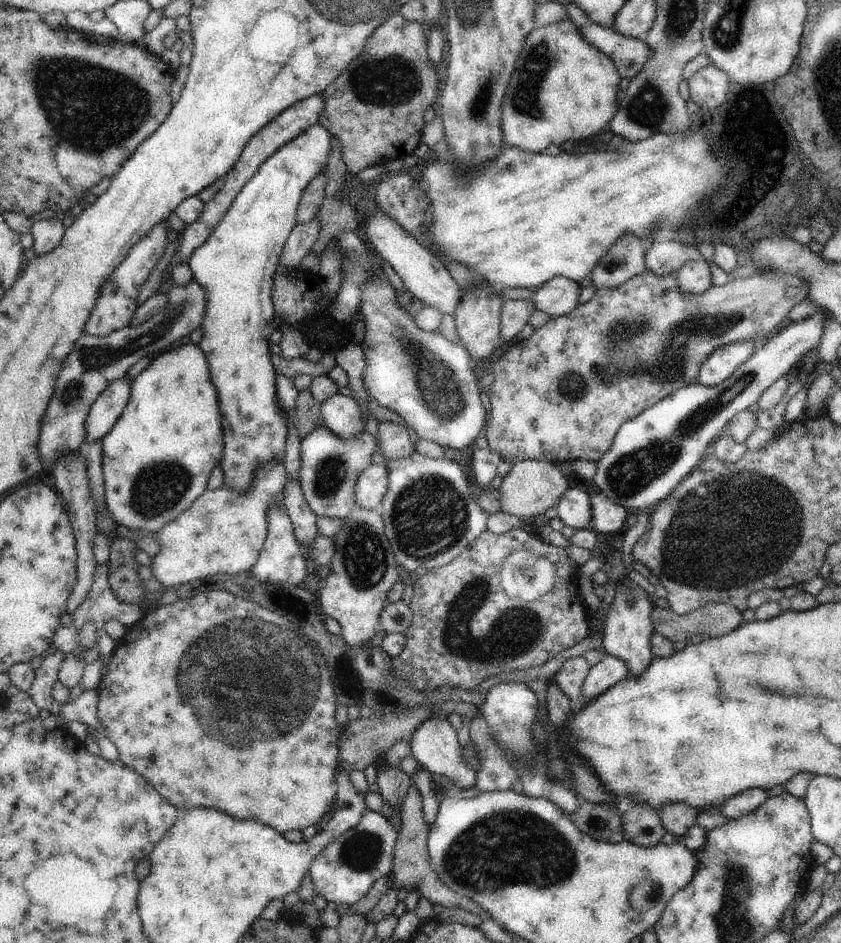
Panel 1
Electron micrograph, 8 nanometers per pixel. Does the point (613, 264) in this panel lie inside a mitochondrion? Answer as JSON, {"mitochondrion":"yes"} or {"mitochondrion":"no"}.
{"mitochondrion":"yes"}

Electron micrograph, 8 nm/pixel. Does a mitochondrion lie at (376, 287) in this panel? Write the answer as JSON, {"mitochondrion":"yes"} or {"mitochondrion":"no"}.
{"mitochondrion":"yes"}

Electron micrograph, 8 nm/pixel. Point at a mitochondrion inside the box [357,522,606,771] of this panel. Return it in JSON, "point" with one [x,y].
{"point":[505,634]}

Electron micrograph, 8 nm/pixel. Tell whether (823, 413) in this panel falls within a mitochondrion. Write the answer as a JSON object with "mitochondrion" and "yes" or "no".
{"mitochondrion":"no"}

